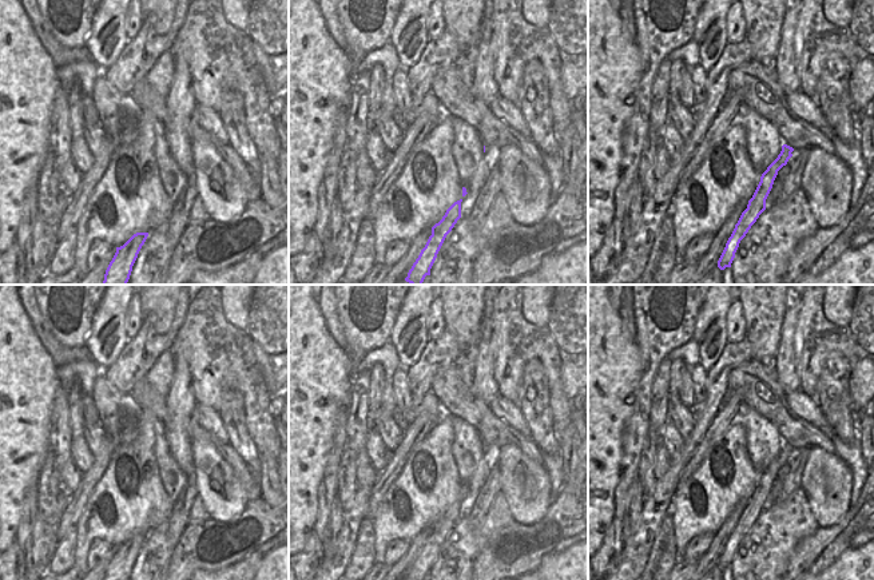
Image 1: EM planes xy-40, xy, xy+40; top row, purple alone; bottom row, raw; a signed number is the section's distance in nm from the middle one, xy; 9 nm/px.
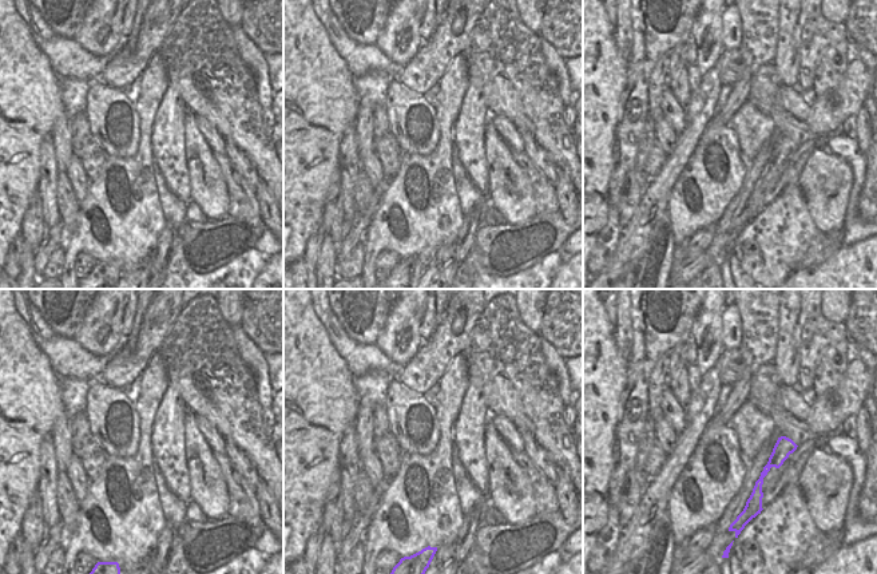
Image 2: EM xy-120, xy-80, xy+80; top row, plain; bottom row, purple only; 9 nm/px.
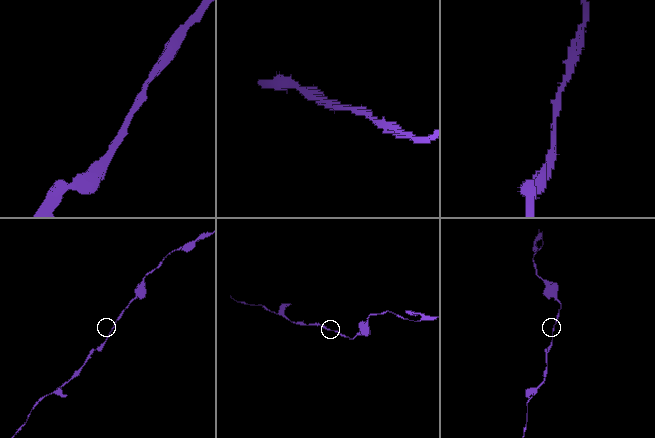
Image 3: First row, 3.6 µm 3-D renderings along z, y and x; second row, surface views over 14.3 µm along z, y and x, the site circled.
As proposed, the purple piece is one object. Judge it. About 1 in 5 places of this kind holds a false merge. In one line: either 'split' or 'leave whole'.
leave whole

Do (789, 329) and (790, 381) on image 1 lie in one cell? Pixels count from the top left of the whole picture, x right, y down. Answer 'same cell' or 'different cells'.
same cell

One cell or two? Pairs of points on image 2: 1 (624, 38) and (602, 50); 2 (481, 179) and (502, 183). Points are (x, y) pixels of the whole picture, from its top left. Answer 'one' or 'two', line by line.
1: two
2: two

